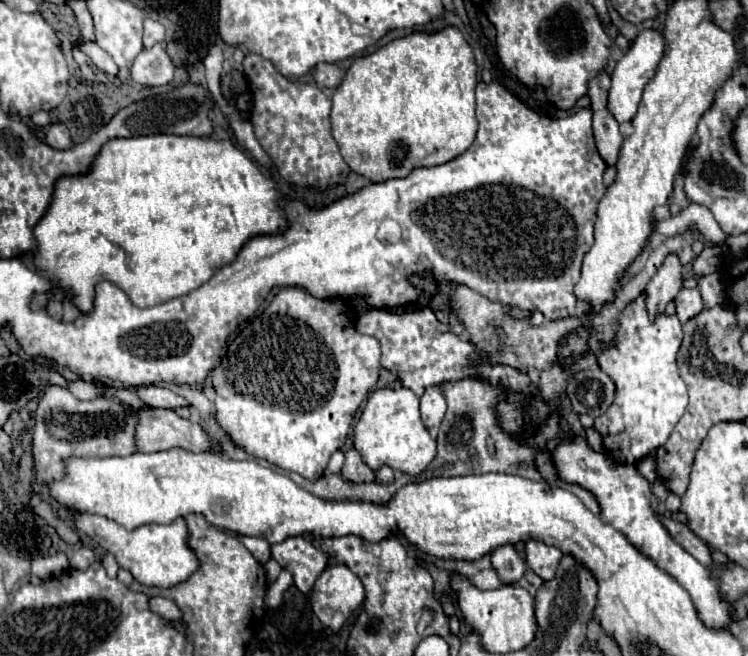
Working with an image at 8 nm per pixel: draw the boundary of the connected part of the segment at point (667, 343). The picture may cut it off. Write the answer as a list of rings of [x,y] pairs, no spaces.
[[[644,294],[630,306],[620,316],[620,330],[616,336],[616,346],[606,350],[598,360],[600,368],[608,370],[608,376],[616,382],[616,402],[596,418],[596,430],[604,438],[604,448],[610,452],[610,458],[614,458],[618,464],[636,464],[640,458],[654,454],[670,436],[678,420],[684,416],[686,406],[688,406],[688,390],[678,376],[676,368],[676,352],[682,344],[682,324],[674,316],[662,314],[654,324],[648,318],[646,306],[644,306]]]

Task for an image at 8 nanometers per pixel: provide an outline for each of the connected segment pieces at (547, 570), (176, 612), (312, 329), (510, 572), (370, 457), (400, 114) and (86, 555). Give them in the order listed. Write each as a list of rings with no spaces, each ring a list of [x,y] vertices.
[[[540,540],[526,542],[526,562],[542,580],[550,580],[554,576],[560,558],[562,552],[556,546],[548,546]]]
[[[160,596],[158,598],[150,598],[150,606],[152,606],[152,610],[156,610],[156,614],[160,614],[160,616],[172,620],[172,622],[182,622],[182,612],[172,600],[160,598]]]
[[[282,288],[274,300],[268,304],[268,308],[256,316],[236,338],[234,342],[228,346],[228,354],[222,358],[220,366],[212,370],[212,382],[216,388],[216,420],[218,424],[232,436],[232,440],[242,446],[248,454],[256,456],[256,458],[264,458],[270,464],[276,464],[282,470],[288,472],[298,472],[300,476],[308,478],[308,480],[316,480],[324,474],[330,456],[342,448],[342,444],[346,442],[346,436],[350,432],[354,414],[358,412],[360,404],[364,402],[364,398],[370,394],[370,390],[376,386],[378,382],[378,374],[380,374],[380,344],[376,338],[368,336],[368,334],[360,334],[356,332],[354,326],[354,318],[350,308],[346,306],[346,302],[340,296],[328,296],[328,298],[316,298],[312,294],[308,294],[302,288]]]
[[[504,544],[492,552],[492,566],[496,568],[500,580],[504,582],[516,582],[526,572],[526,562],[518,556],[516,548],[512,544]]]
[[[380,388],[372,392],[368,404],[354,428],[354,446],[360,450],[364,462],[378,470],[380,466],[392,466],[392,470],[418,476],[428,468],[436,456],[436,440],[420,418],[420,398],[408,388]]]
[[[446,26],[440,32],[412,32],[404,38],[396,38],[392,42],[388,42],[386,46],[382,46],[380,50],[376,50],[370,56],[362,56],[356,58],[352,62],[352,66],[348,68],[342,84],[336,88],[334,96],[332,96],[332,134],[338,142],[338,148],[346,160],[346,164],[350,166],[350,170],[354,170],[356,174],[362,174],[366,178],[370,178],[372,182],[384,182],[390,178],[406,178],[410,174],[412,168],[416,166],[438,166],[444,162],[450,162],[452,158],[464,154],[478,132],[478,120],[476,120],[476,102],[474,102],[474,90],[478,84],[478,66],[476,66],[476,58],[472,52],[472,46],[468,44],[468,40],[462,36],[462,32],[456,26]]]
[[[80,546],[70,558],[70,566],[76,568],[76,570],[86,570],[94,560],[96,560],[94,552],[88,546]]]

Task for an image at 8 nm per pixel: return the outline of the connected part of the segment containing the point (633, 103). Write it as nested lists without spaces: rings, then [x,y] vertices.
[[[642,30],[638,38],[632,42],[630,50],[624,54],[624,58],[618,62],[612,74],[612,84],[608,90],[608,110],[616,116],[618,122],[630,122],[636,114],[642,90],[646,82],[654,76],[654,70],[664,54],[664,36],[656,30]]]

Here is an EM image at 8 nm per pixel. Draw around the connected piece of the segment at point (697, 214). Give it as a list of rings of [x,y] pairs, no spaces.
[[[690,204],[686,206],[678,216],[668,218],[668,220],[656,220],[656,232],[662,234],[684,234],[696,230],[710,246],[724,246],[726,234],[714,220],[712,212],[706,206],[700,204]]]

